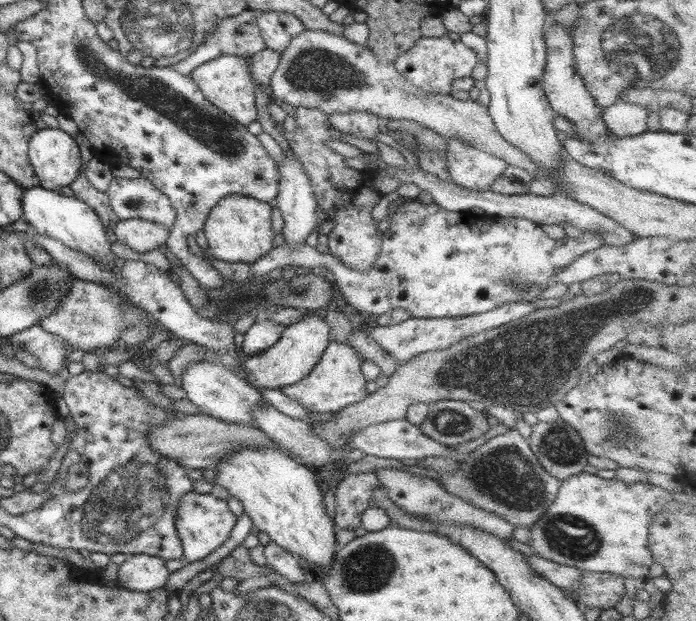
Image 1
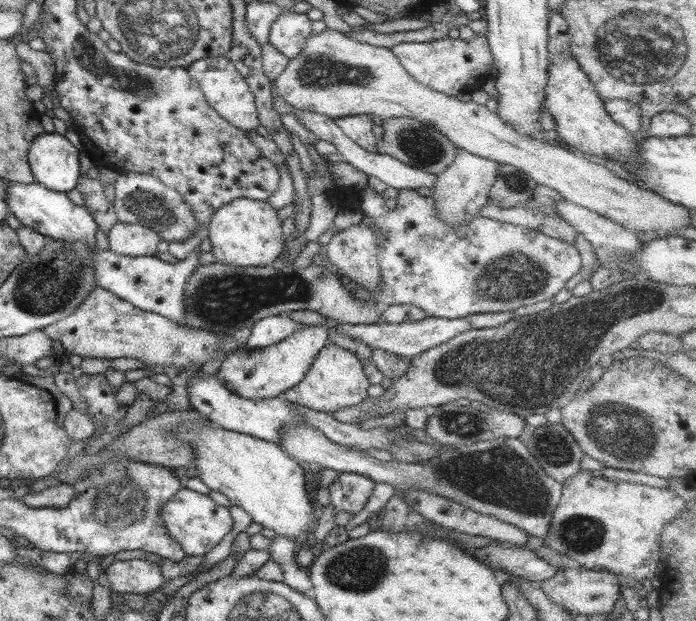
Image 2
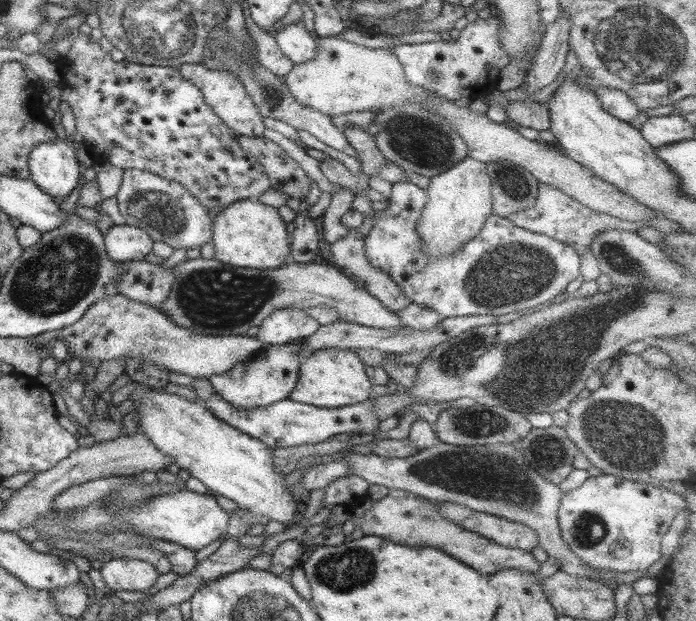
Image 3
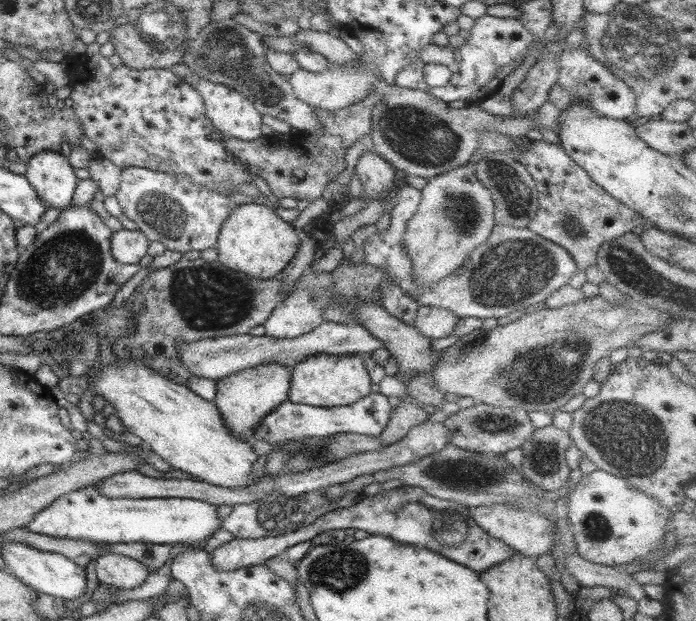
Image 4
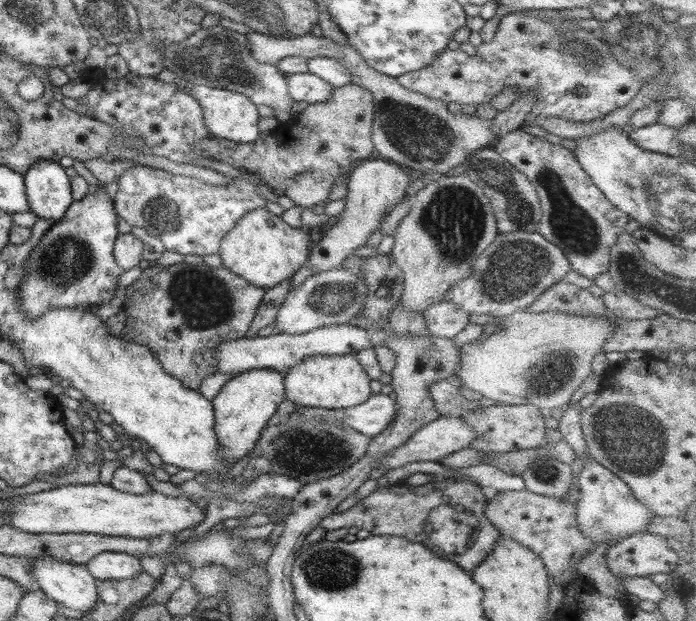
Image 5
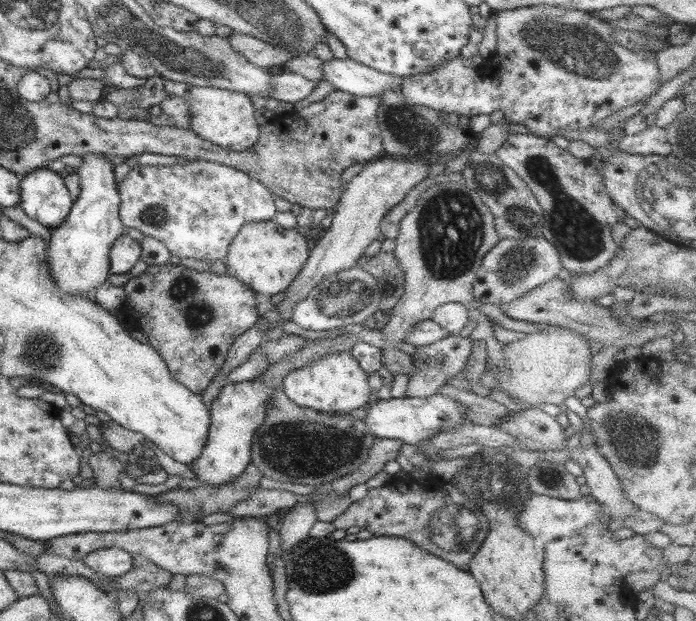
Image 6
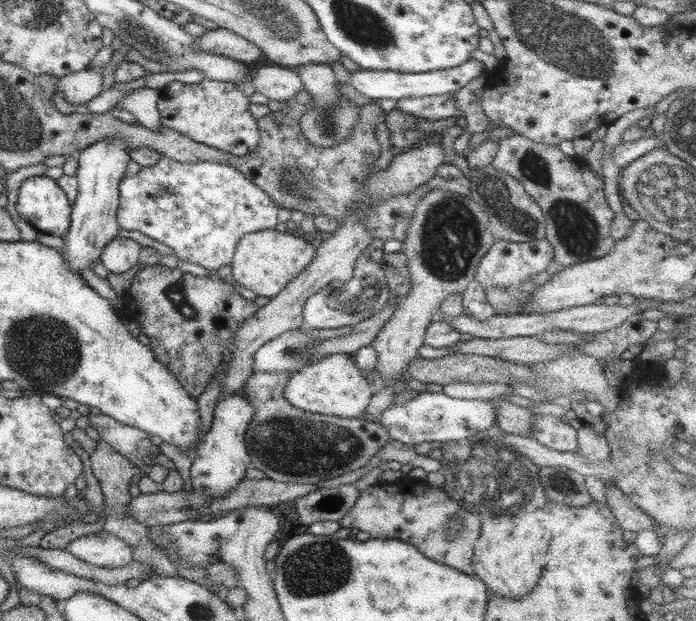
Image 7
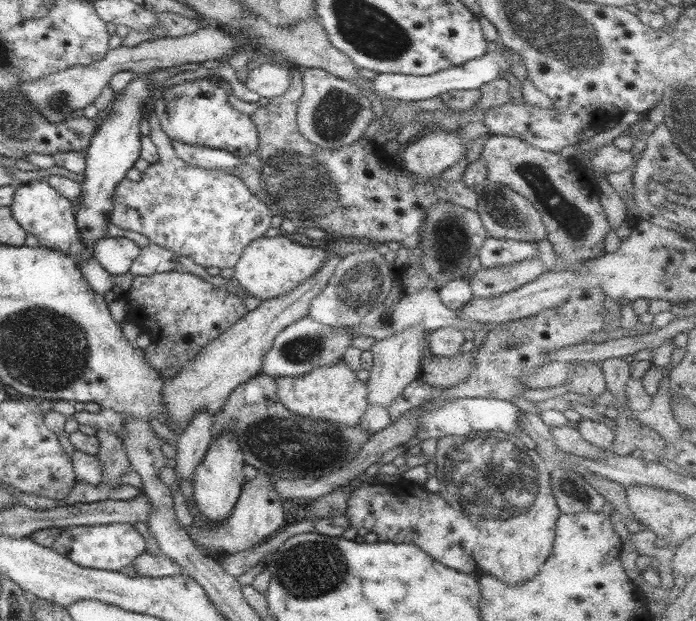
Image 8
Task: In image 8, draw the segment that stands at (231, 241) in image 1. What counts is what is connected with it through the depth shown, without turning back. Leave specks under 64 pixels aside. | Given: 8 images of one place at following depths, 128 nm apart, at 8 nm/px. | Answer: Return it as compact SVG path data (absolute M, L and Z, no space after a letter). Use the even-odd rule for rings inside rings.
M283 234L274 237L262 237L252 240L236 263L234 274L238 282L246 288L249 294L262 301L284 296L304 280L312 278L324 264L326 251L319 247L305 246L296 243Z

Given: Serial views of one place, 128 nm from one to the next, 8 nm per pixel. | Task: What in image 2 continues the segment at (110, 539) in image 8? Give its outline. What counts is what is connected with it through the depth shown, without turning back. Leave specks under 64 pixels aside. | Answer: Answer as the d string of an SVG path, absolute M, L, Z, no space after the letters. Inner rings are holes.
M146 560L114 561L105 571L110 590L120 594L147 594L165 582L159 566Z

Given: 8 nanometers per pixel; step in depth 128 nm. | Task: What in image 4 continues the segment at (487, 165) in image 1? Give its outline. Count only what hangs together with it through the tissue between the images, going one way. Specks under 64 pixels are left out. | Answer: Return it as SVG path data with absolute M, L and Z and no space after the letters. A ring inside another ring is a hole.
M472 162L430 178L421 192L420 205L404 231L404 248L412 258L414 280L428 285L460 268L470 252L492 234L496 208L490 190L478 180Z

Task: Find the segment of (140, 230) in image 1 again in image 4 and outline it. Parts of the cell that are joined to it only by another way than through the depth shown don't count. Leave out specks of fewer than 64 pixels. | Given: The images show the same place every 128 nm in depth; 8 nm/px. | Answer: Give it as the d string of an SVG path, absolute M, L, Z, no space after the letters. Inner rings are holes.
M121 229L110 238L112 256L120 264L139 264L146 256L149 246L150 240L140 230Z

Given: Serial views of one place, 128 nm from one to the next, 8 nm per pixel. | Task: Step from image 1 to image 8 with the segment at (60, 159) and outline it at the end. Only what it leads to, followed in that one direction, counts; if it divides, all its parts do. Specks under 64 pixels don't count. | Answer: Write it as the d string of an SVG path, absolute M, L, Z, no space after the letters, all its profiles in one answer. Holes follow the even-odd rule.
M46 178L41 181L31 180L28 183L20 184L14 193L12 204L9 206L12 217L19 225L32 236L39 240L39 246L60 250L66 256L78 261L79 270L84 276L84 280L92 287L94 292L104 296L106 292L112 290L113 277L92 254L91 250L82 245L80 231L76 226L75 206L72 201L64 198L58 190L48 184Z

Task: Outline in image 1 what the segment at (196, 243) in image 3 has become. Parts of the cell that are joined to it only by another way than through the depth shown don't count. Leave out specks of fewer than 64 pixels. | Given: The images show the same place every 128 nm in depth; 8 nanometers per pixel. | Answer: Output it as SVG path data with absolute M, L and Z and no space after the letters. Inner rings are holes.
M145 177L113 178L106 195L120 220L143 219L166 228L176 223L172 201Z

